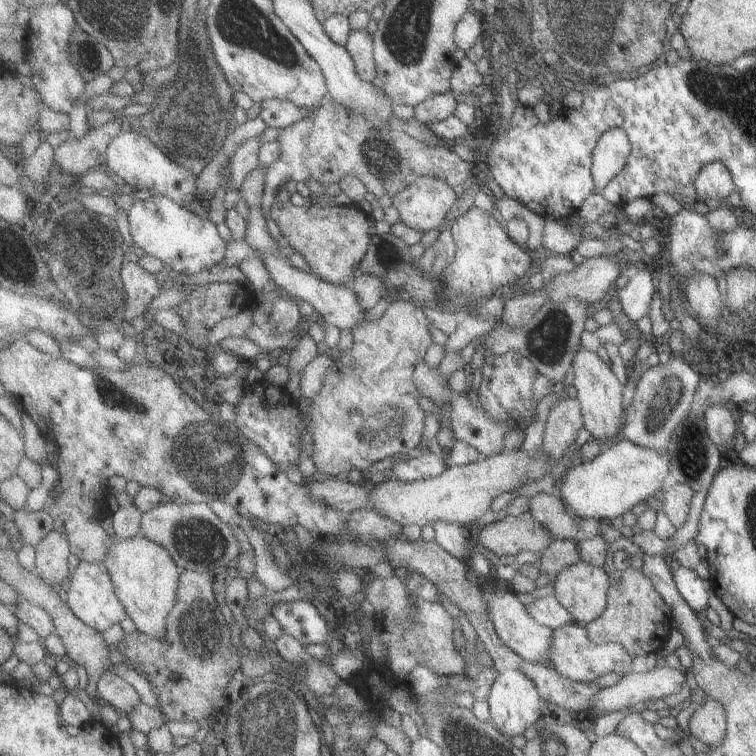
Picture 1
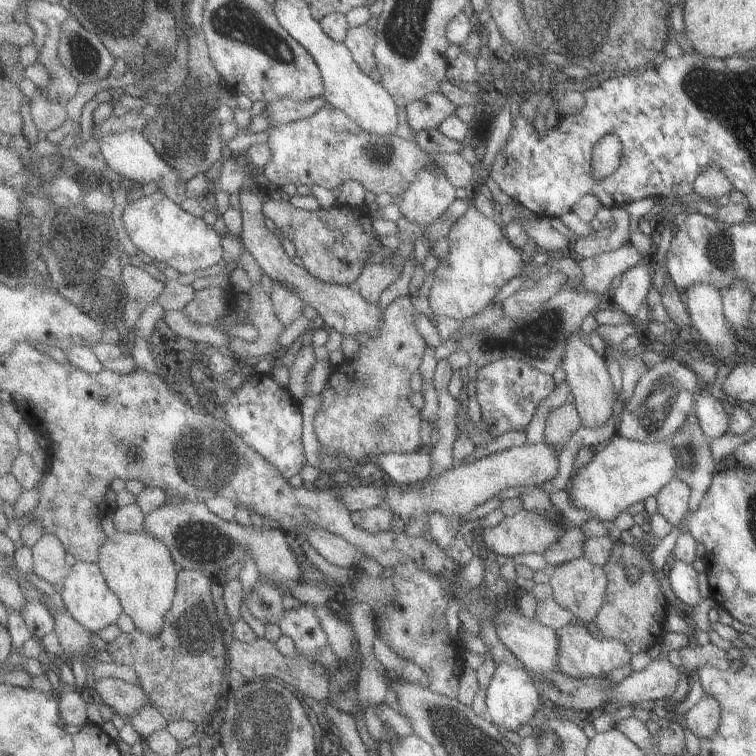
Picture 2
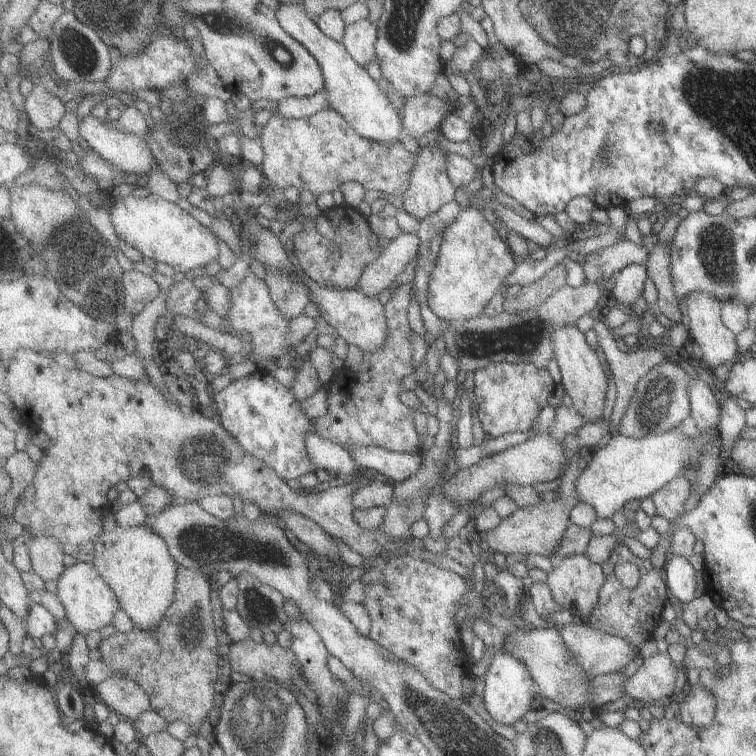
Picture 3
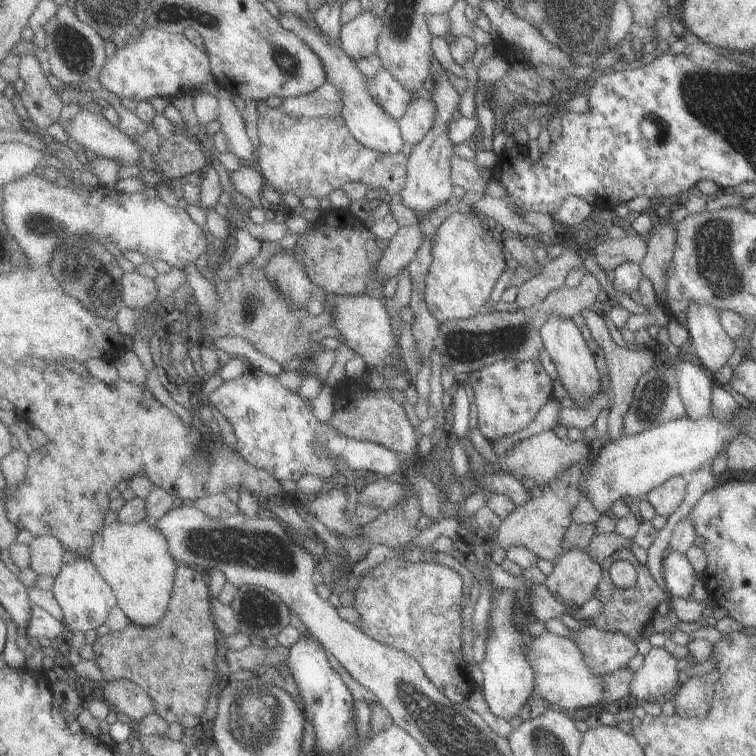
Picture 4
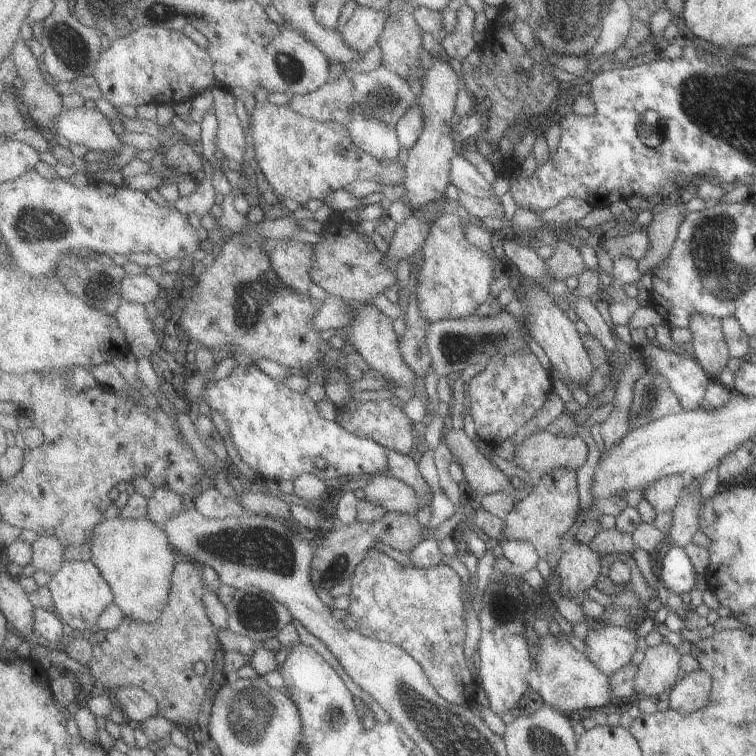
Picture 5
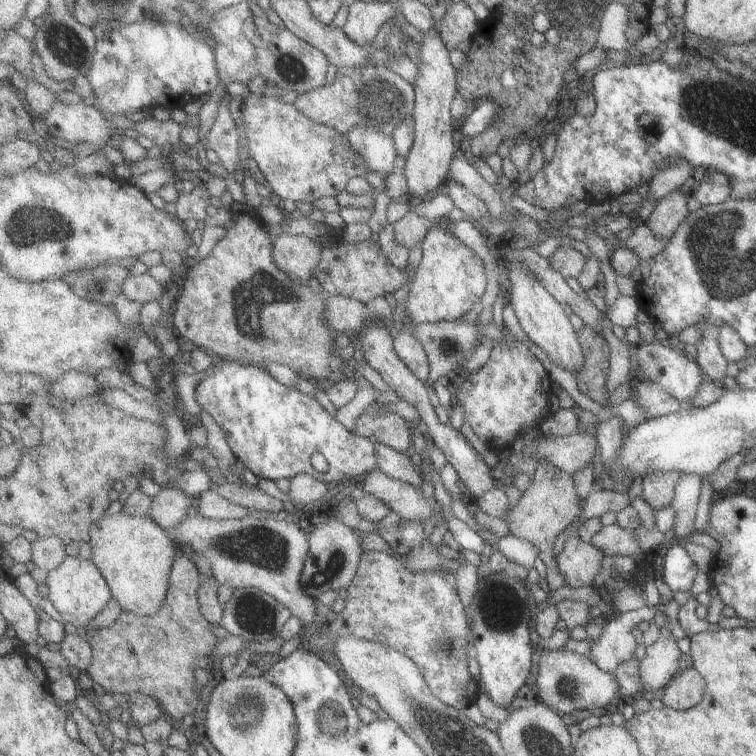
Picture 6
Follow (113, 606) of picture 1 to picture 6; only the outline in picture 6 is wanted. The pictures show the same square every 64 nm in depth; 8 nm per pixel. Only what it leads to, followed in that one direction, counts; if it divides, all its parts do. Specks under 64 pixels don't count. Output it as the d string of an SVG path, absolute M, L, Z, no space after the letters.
M67 556L67 560L57 570L47 572L47 584L51 588L51 594L47 598L61 614L63 622L69 622L75 628L85 628L85 630L91 628L93 618L107 606L107 602L113 596L103 570L93 560L83 560L73 556Z

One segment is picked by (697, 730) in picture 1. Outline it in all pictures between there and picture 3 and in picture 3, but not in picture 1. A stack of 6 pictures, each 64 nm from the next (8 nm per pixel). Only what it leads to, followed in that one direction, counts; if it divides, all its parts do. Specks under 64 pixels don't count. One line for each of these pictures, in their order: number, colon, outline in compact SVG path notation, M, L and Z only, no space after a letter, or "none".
2: M703 694L685 714L685 726L695 736L701 738L713 736L719 728L719 722L721 722L721 702L717 702L711 694Z
3: M697 682L695 686L689 684L689 692L679 702L679 716L687 724L709 726L715 716L715 702L717 696L713 694L713 690L705 688L701 682Z

